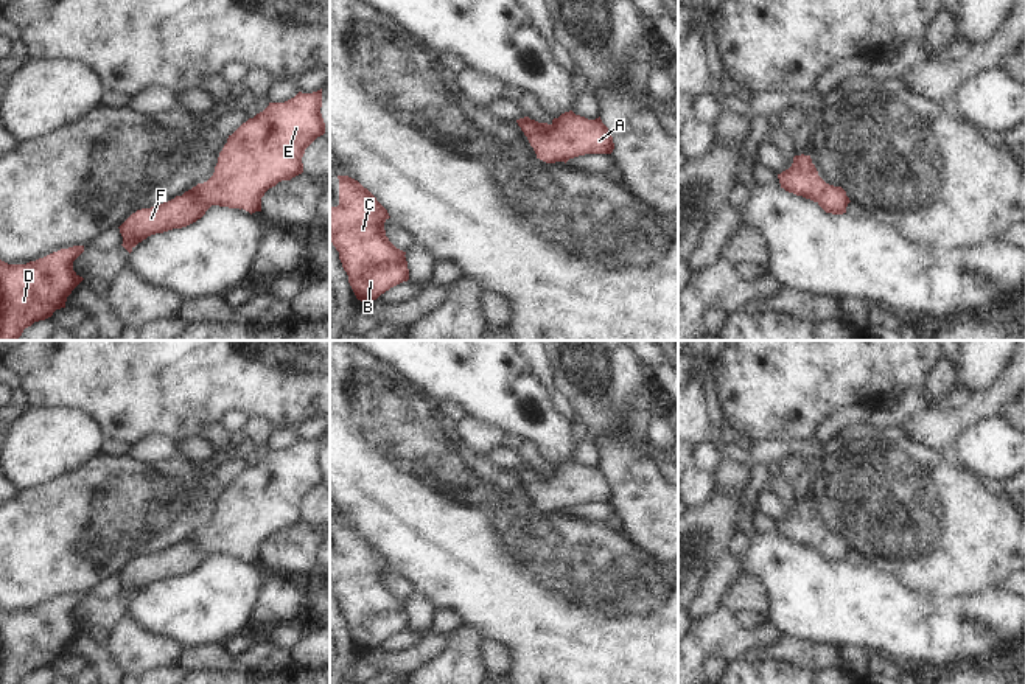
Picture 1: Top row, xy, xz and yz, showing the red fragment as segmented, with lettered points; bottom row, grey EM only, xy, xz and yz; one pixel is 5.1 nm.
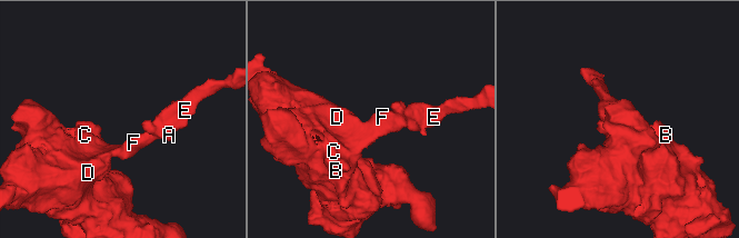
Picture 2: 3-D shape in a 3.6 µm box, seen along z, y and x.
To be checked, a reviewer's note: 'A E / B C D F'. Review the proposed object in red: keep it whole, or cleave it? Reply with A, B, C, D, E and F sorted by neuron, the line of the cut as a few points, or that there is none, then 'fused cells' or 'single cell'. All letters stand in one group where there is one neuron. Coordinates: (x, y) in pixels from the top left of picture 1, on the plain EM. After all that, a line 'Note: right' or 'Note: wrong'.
A B C D E F; no cut; single cell
Note: wrong

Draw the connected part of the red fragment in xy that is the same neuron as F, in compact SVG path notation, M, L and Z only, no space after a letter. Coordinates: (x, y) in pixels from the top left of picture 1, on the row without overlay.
M322 437L299 440L243 471L219 501L213 524L182 544L132 561L118 577L123 595L132 597L151 583L187 575L212 553L261 560L261 546L282 529L303 521L305 497L325 482Z

